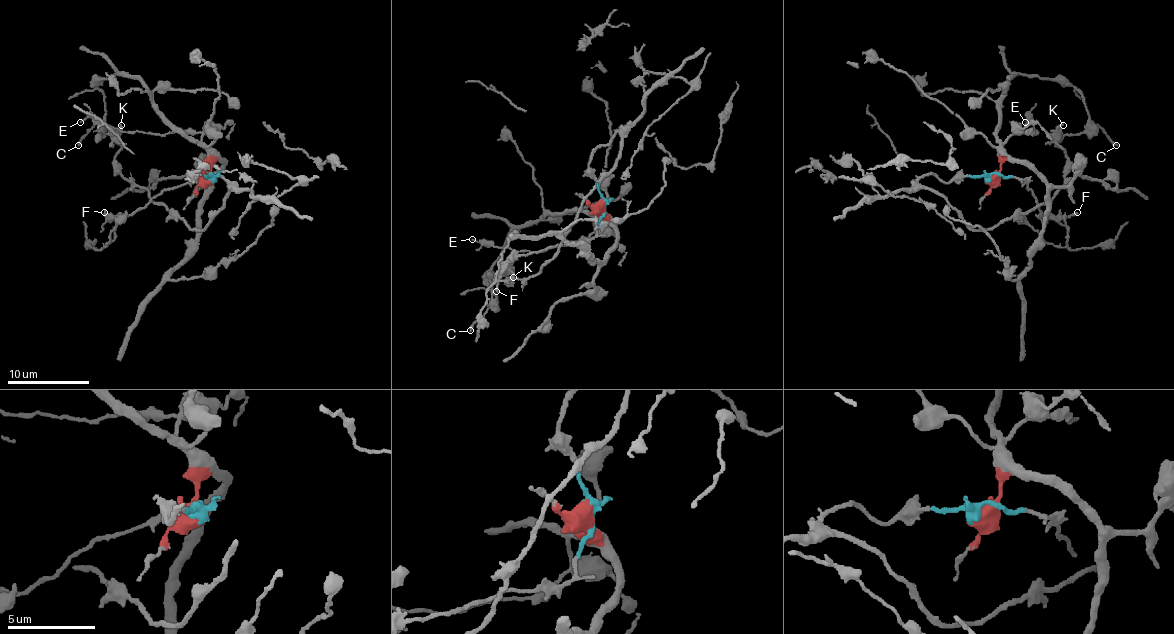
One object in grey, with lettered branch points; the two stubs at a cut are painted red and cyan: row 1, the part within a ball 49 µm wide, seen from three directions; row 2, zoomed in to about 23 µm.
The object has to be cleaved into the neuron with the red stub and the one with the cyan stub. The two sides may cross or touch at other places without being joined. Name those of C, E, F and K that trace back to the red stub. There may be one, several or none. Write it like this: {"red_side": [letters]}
{"red_side": ["C", "E"]}

